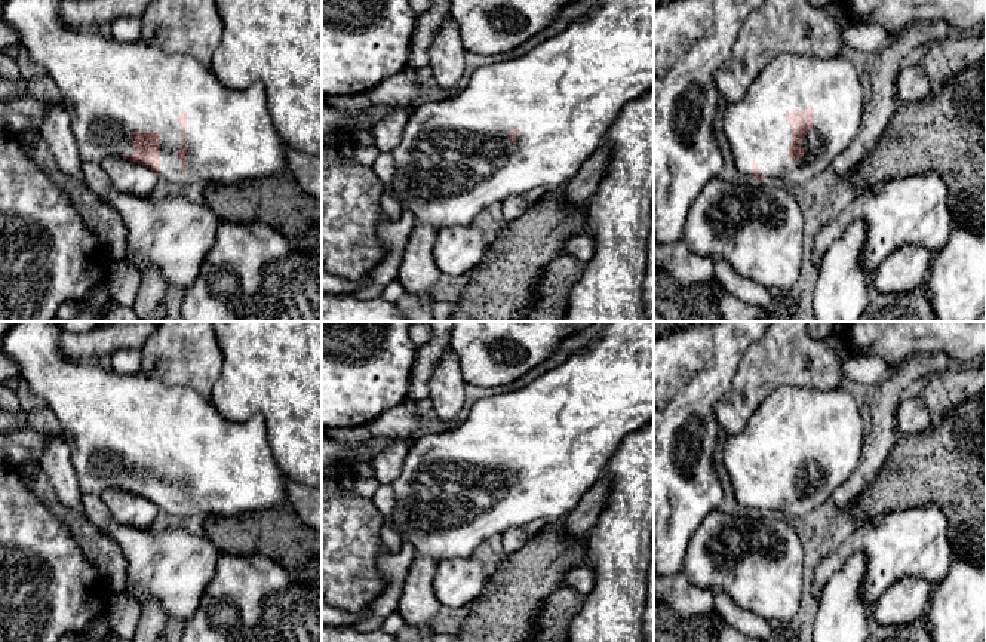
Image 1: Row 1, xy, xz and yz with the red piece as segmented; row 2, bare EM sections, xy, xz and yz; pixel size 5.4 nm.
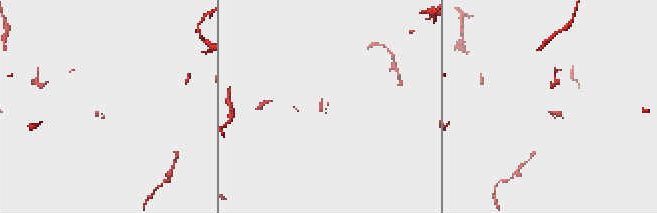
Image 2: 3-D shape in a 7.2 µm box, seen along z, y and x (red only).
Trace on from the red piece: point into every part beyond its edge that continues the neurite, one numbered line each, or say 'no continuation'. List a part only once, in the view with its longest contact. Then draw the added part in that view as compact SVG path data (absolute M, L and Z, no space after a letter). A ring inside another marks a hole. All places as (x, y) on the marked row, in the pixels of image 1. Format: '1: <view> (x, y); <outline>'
1: yz (756, 129); M787 53L772 59L758 74L740 102L728 105L722 129L731 147L734 165L741 175L752 176L752 163L756 162L764 182L792 187L830 169L832 162L858 135L866 102L860 73L842 55L820 58ZM808 105L814 108L813 128L802 139L804 156L793 163L787 157L792 129L784 114L796 108L804 111Z

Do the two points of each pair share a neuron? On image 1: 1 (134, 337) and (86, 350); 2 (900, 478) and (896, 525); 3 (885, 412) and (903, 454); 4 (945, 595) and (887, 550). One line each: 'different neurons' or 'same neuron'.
1: same neuron
2: different neurons
3: different neurons
4: different neurons

